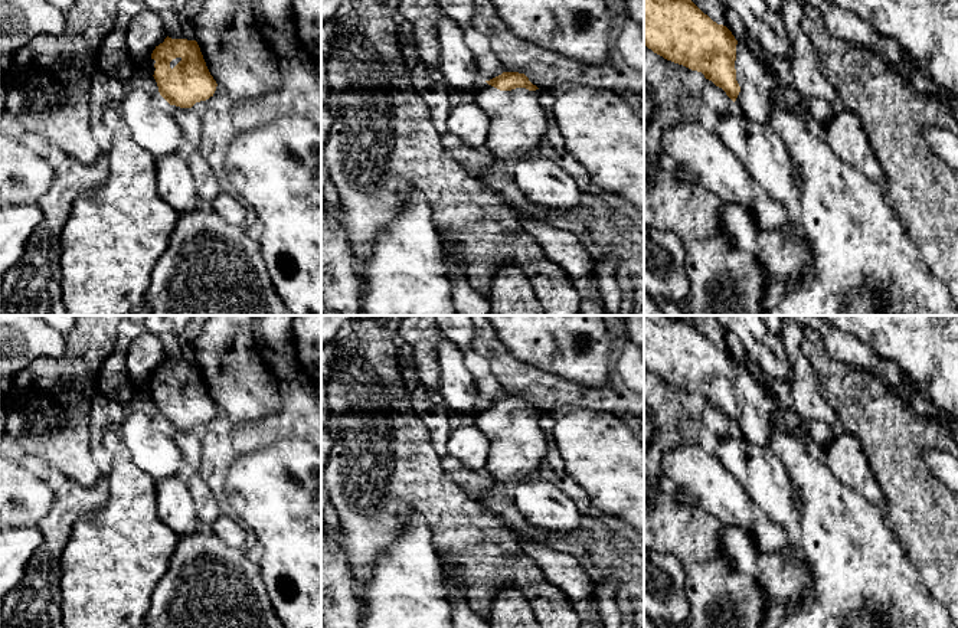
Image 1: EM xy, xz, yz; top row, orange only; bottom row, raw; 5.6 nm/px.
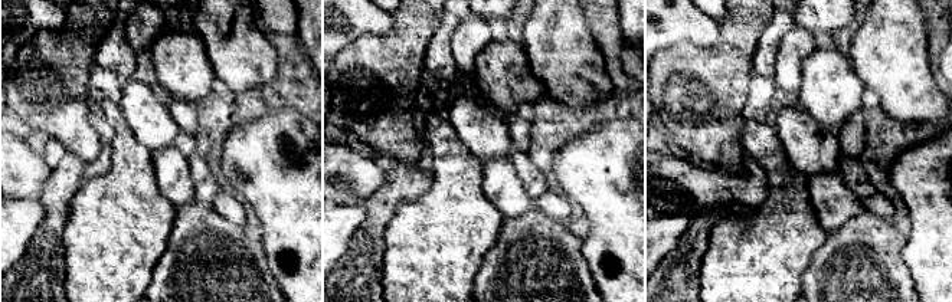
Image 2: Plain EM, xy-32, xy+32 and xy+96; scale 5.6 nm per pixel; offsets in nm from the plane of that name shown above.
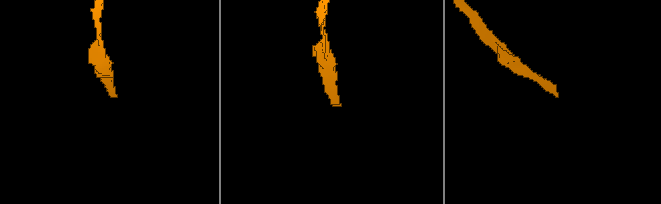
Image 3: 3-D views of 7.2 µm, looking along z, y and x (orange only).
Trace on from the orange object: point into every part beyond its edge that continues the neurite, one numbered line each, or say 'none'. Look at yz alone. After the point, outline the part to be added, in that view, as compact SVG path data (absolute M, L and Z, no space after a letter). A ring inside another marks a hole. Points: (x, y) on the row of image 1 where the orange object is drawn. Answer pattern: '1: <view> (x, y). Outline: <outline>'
1: yz (759, 88). Outline: M740 42L736 45L735 69L740 92L733 104L749 120L769 125L772 104L778 102L810 121L805 98L792 85L785 85Z

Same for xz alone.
1: xz (517, 121). Outline: M483 82L475 102L490 118L485 150L503 161L517 161L536 153L547 127L546 111L539 101L543 91L516 88L500 91Z

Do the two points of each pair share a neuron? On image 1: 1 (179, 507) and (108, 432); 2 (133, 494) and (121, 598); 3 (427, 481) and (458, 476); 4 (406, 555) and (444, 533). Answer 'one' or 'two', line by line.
1: two
2: one
3: two
4: two

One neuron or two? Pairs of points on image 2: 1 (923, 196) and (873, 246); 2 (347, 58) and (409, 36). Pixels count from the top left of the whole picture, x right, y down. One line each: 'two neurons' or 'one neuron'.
1: two neurons
2: one neuron

